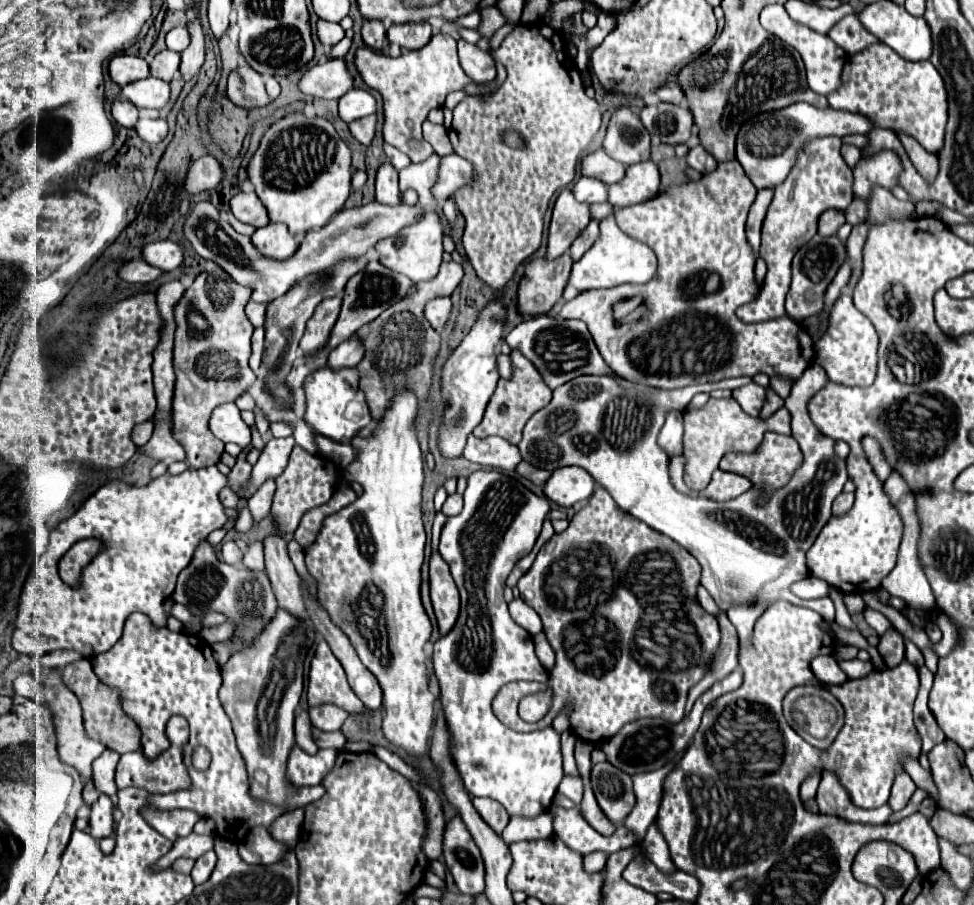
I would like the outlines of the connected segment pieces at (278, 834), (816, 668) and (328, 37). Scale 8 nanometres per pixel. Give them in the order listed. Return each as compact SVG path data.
M298 807L294 811L284 813L280 819L276 819L278 823L274 825L274 829L270 831L270 835L290 847L296 845L298 837L300 837L300 825L304 819L304 807Z
M816 657L816 665L812 665L812 671L820 681L836 681L836 685L848 681L848 675L842 673L834 657Z
M318 21L318 39L322 41L324 45L324 51L326 51L326 57L330 55L332 47L344 39L344 29L340 27L340 23L330 23L330 21Z

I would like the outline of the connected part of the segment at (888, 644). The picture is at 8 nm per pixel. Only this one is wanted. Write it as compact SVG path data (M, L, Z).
M890 627L882 637L880 637L880 643L878 643L878 651L880 655L884 657L884 663L888 667L896 667L904 661L904 637L894 629Z

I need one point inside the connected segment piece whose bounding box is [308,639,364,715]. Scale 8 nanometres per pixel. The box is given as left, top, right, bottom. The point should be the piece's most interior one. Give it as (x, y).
(327, 684)

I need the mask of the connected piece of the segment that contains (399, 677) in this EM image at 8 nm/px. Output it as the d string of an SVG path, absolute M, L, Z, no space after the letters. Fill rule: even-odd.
M400 393L400 397L394 397L384 419L376 425L372 437L356 437L352 441L358 449L358 459L348 467L348 479L360 481L364 493L352 505L324 519L318 539L306 549L306 567L318 583L320 603L330 613L332 621L348 635L360 661L374 673L384 689L384 737L418 761L428 753L436 697L430 693L432 669L428 667L424 653L432 625L420 601L420 567L424 561L426 533L422 525L424 461L416 439L416 413L416 395Z

